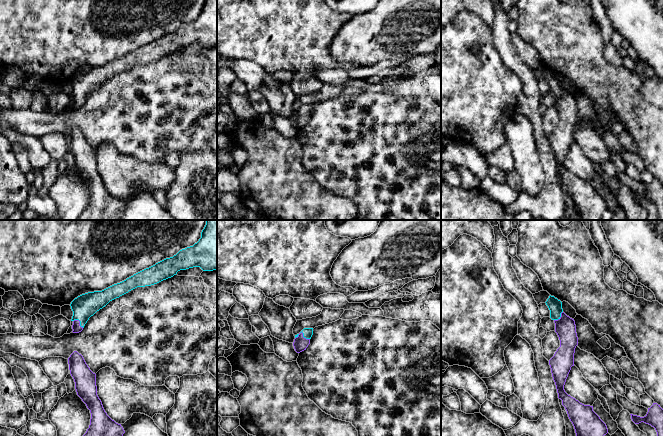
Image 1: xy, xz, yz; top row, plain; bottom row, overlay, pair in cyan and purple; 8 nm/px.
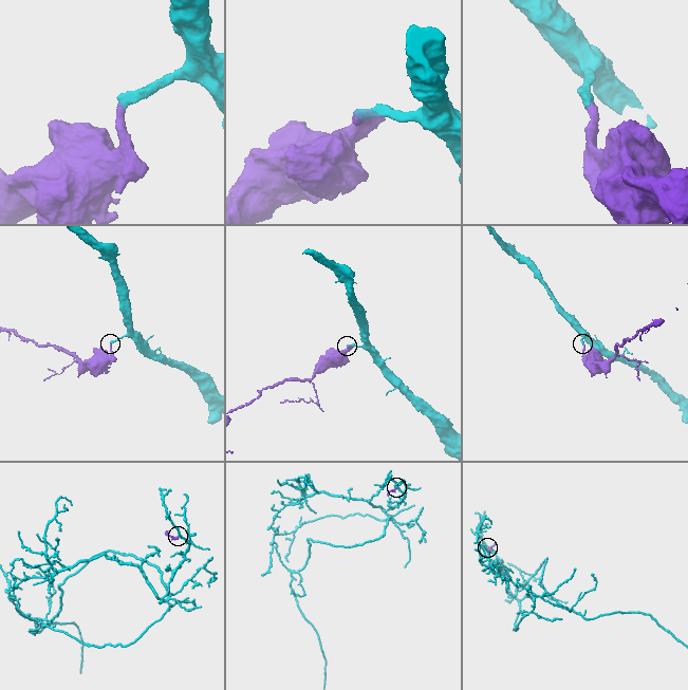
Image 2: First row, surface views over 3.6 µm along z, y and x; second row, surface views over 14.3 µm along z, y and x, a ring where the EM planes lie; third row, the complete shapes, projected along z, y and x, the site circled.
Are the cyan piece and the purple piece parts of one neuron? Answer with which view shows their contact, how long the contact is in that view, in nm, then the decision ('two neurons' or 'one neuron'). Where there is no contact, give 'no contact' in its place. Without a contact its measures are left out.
meets cyan in xz; contact 120 nm long; one neuron

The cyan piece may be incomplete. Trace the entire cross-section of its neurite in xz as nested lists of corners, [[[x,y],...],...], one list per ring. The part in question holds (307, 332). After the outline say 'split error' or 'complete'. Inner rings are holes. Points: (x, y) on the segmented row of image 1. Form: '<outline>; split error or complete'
[[[304,328],[299,334],[295,335],[293,346],[297,353],[306,350],[306,348],[310,344],[312,335],[313,328]]]; split error

